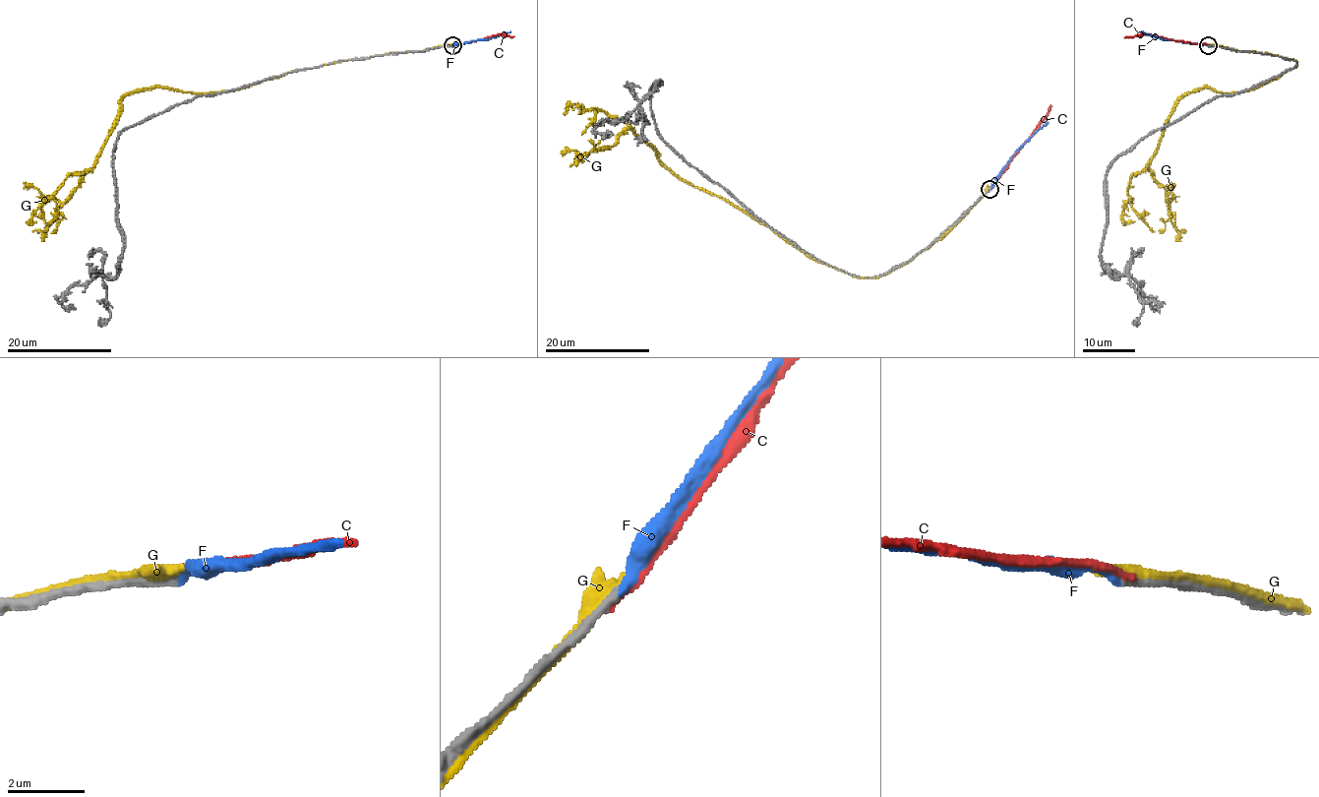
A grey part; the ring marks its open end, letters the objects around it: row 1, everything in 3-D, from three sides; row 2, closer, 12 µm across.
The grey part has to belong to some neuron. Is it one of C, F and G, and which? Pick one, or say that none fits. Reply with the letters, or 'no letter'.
F

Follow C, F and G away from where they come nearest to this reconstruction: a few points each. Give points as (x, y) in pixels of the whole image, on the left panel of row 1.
C: (451, 45), (493, 34), (512, 37)
F: (452, 45), (488, 40), (510, 30)
G: (444, 45), (315, 66), (228, 91), (131, 91), (96, 162), (72, 172), (53, 197), (57, 217), (44, 232)

